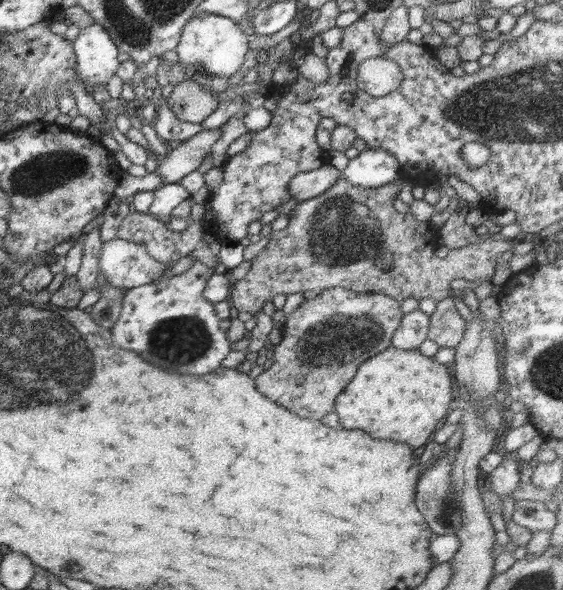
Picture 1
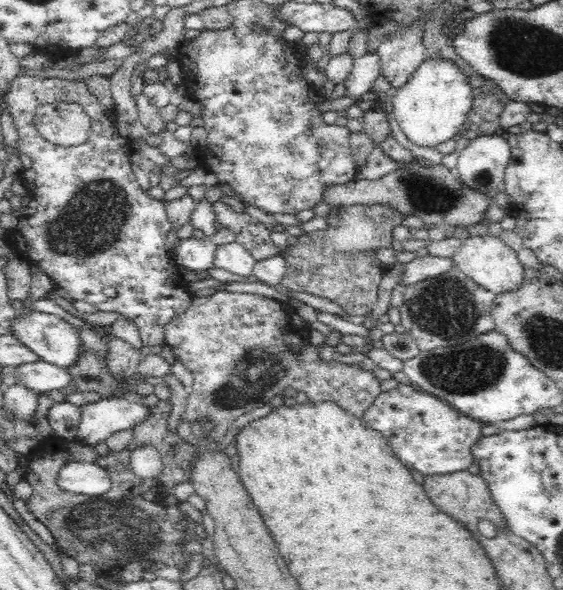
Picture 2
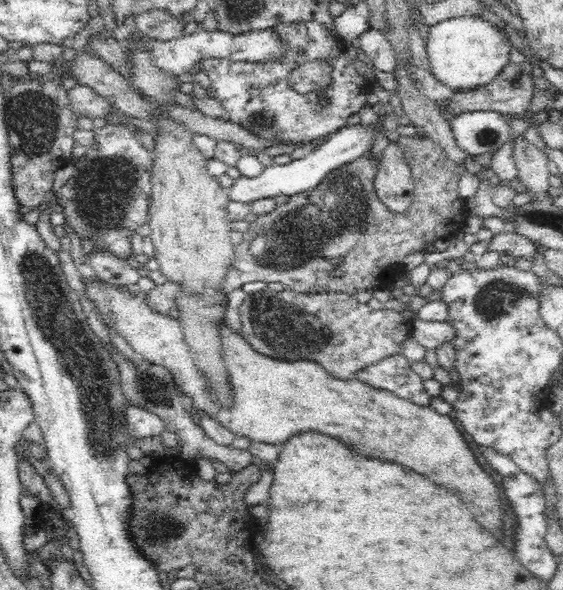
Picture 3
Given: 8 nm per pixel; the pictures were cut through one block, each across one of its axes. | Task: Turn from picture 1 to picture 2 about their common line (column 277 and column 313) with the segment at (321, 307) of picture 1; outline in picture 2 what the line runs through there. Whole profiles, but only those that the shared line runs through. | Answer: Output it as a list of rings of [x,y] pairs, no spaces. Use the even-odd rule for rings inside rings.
[[[220,288],[212,295],[193,297],[188,310],[178,314],[165,325],[165,344],[193,374],[193,386],[187,397],[186,411],[175,430],[178,436],[197,449],[221,441],[228,427],[243,414],[268,404],[270,399],[286,388],[302,390],[308,402],[318,404],[334,401],[354,417],[362,417],[370,409],[374,399],[382,392],[376,376],[360,365],[348,365],[337,361],[324,361],[318,357],[319,346],[308,341],[310,324],[294,311],[288,302],[249,293],[226,291]]]

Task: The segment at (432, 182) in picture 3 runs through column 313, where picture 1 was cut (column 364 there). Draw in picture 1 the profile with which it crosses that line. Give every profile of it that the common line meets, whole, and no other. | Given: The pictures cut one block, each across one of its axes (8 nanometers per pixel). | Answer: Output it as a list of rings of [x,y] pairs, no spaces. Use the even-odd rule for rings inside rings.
[[[340,178],[336,183],[332,184],[327,192],[324,192],[321,196],[317,198],[309,199],[308,201],[300,201],[299,204],[288,214],[288,226],[280,231],[273,231],[271,239],[268,244],[258,253],[258,256],[255,256],[252,262],[252,268],[248,272],[245,278],[238,280],[238,282],[232,283],[231,293],[228,298],[230,306],[233,309],[234,313],[239,312],[250,312],[252,315],[258,313],[258,311],[263,310],[264,303],[266,301],[272,300],[277,294],[290,294],[303,293],[306,290],[314,290],[315,288],[331,289],[334,287],[340,287],[346,290],[351,290],[358,293],[368,293],[368,294],[383,294],[388,295],[390,298],[403,301],[406,298],[415,298],[417,301],[420,301],[422,298],[431,297],[436,302],[444,300],[446,297],[449,297],[452,293],[450,288],[450,283],[454,280],[464,279],[470,282],[479,282],[488,283],[491,281],[492,277],[495,275],[494,268],[496,268],[496,262],[498,256],[506,252],[506,250],[511,250],[515,246],[516,241],[513,240],[502,240],[501,238],[494,237],[485,237],[482,242],[467,244],[464,247],[458,247],[449,252],[444,259],[439,259],[438,256],[434,255],[434,251],[438,245],[438,239],[431,236],[434,234],[430,228],[427,227],[428,224],[420,224],[415,220],[415,217],[411,213],[400,214],[397,212],[393,206],[394,199],[397,198],[398,192],[400,191],[400,182],[399,180],[386,184],[386,186],[378,186],[378,188],[362,188],[362,186],[356,186],[346,180]]]

